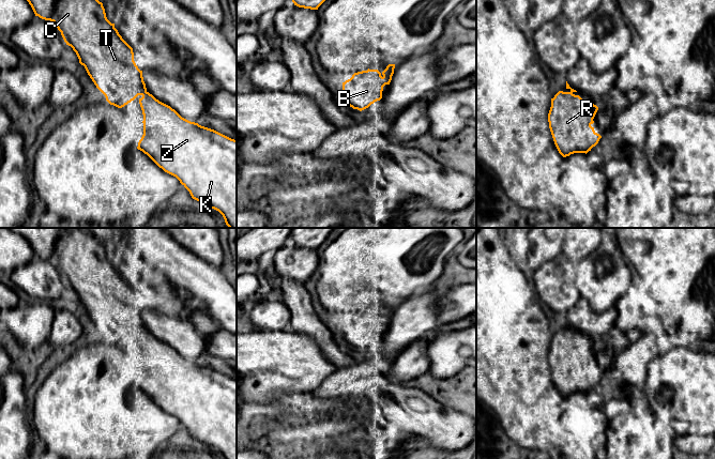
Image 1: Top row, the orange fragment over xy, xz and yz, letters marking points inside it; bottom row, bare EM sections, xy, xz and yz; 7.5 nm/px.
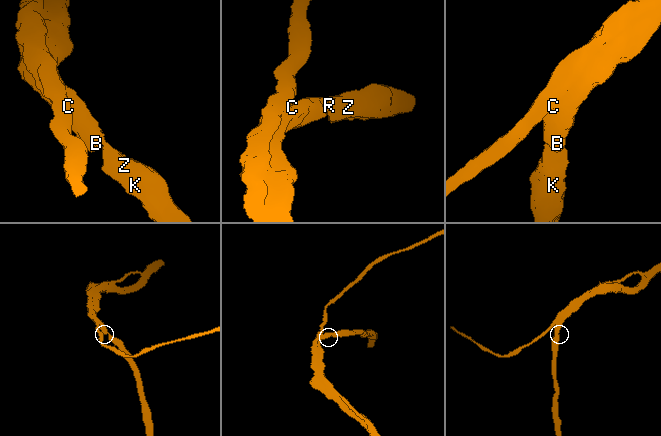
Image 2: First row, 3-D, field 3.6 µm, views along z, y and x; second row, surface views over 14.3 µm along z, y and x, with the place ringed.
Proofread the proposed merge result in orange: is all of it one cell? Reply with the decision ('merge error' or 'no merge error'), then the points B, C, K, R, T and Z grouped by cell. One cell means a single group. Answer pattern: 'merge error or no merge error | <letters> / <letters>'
no merge error | B C K R T Z

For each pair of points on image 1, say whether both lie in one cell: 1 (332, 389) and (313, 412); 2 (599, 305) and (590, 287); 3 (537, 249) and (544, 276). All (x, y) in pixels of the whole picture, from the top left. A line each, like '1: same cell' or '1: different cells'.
1: different cells
2: same cell
3: different cells

